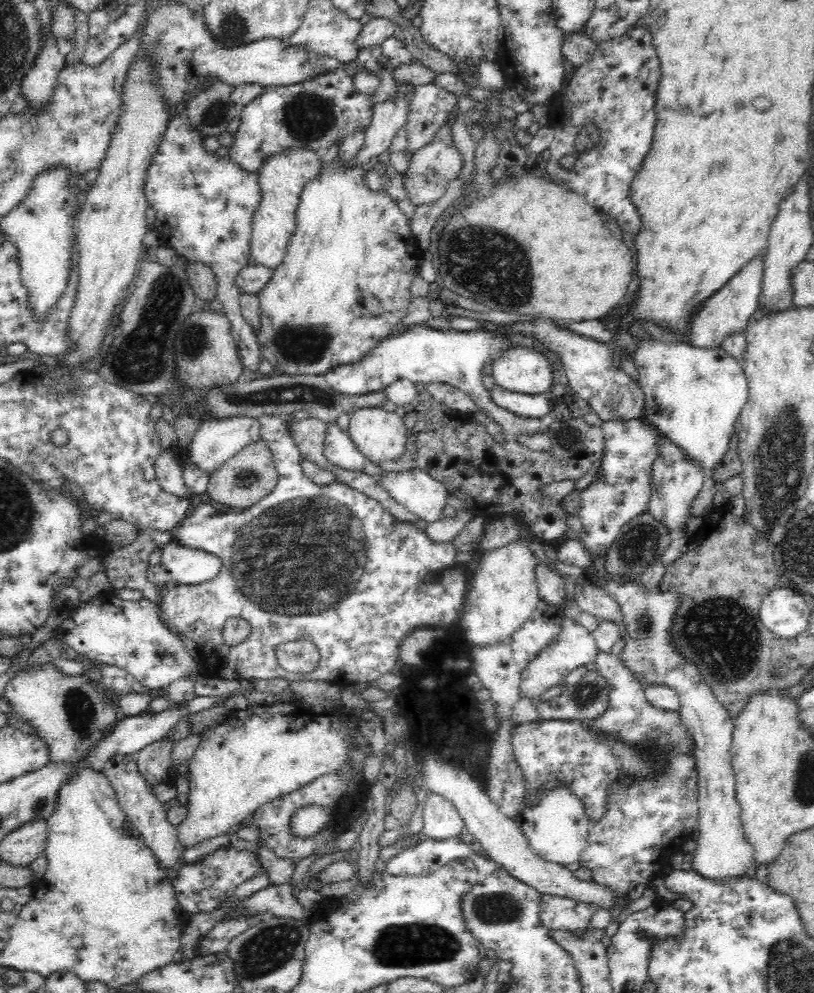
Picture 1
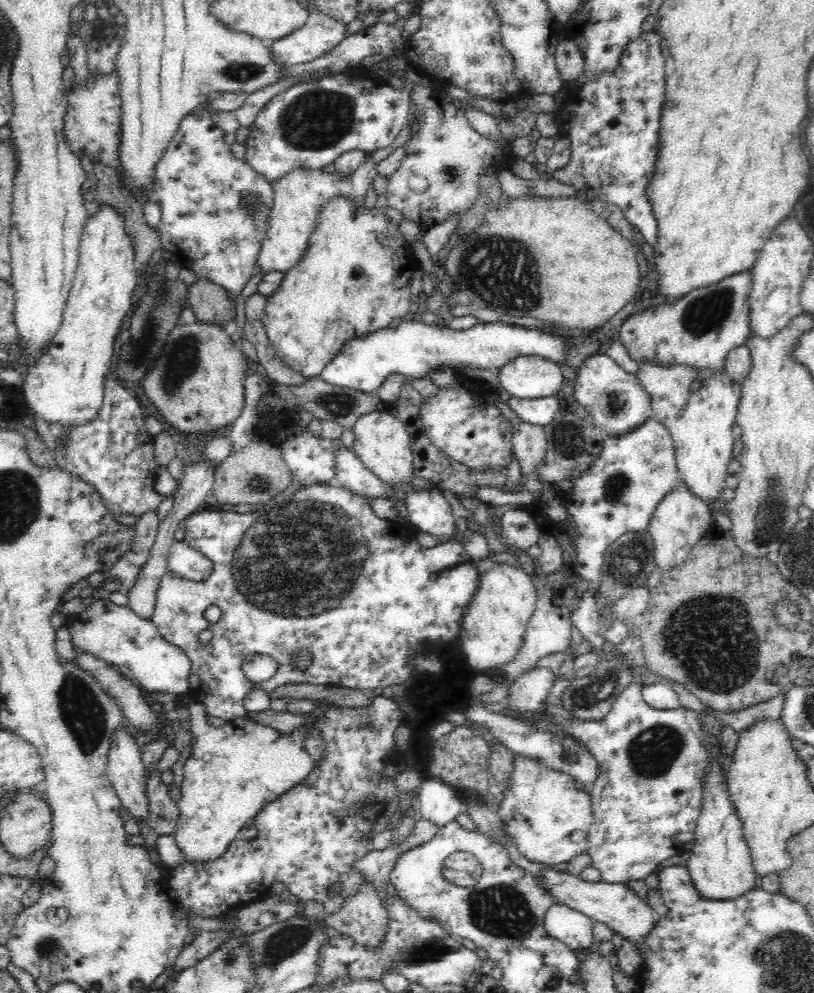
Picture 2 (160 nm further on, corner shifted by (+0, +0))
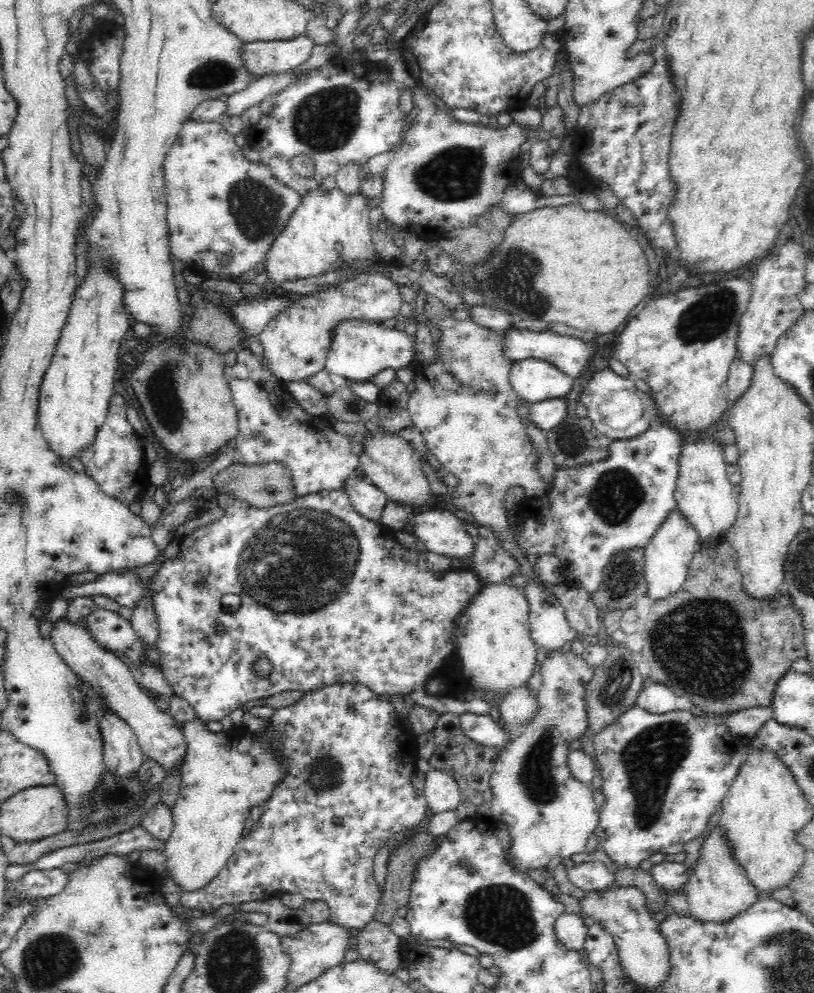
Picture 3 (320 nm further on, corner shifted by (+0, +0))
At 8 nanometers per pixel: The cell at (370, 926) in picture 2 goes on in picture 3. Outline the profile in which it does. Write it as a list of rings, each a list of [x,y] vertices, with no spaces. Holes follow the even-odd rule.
[[[370,921],[363,929],[355,931],[354,957],[374,963],[390,975],[402,968],[402,941],[390,931],[390,927]]]

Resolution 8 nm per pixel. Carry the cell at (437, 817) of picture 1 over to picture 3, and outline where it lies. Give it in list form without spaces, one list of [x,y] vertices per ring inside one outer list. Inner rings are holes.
[[[431,768],[425,774],[425,787],[422,791],[427,807],[434,815],[444,810],[452,810],[464,800],[458,783],[445,770]]]

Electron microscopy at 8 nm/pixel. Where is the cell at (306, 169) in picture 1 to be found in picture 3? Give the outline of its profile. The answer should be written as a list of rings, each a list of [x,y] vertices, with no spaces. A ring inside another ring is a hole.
[[[320,187],[308,191],[301,197],[301,203],[290,215],[285,229],[275,238],[270,250],[266,255],[266,269],[270,281],[275,285],[283,282],[307,279],[311,276],[320,276],[327,273],[338,265],[344,263],[374,262],[376,251],[369,228],[369,210],[366,207],[366,199],[362,193],[346,196],[338,187],[331,190],[331,193],[324,193]],[[340,242],[343,246],[343,256],[340,257],[334,251],[334,244]]]

